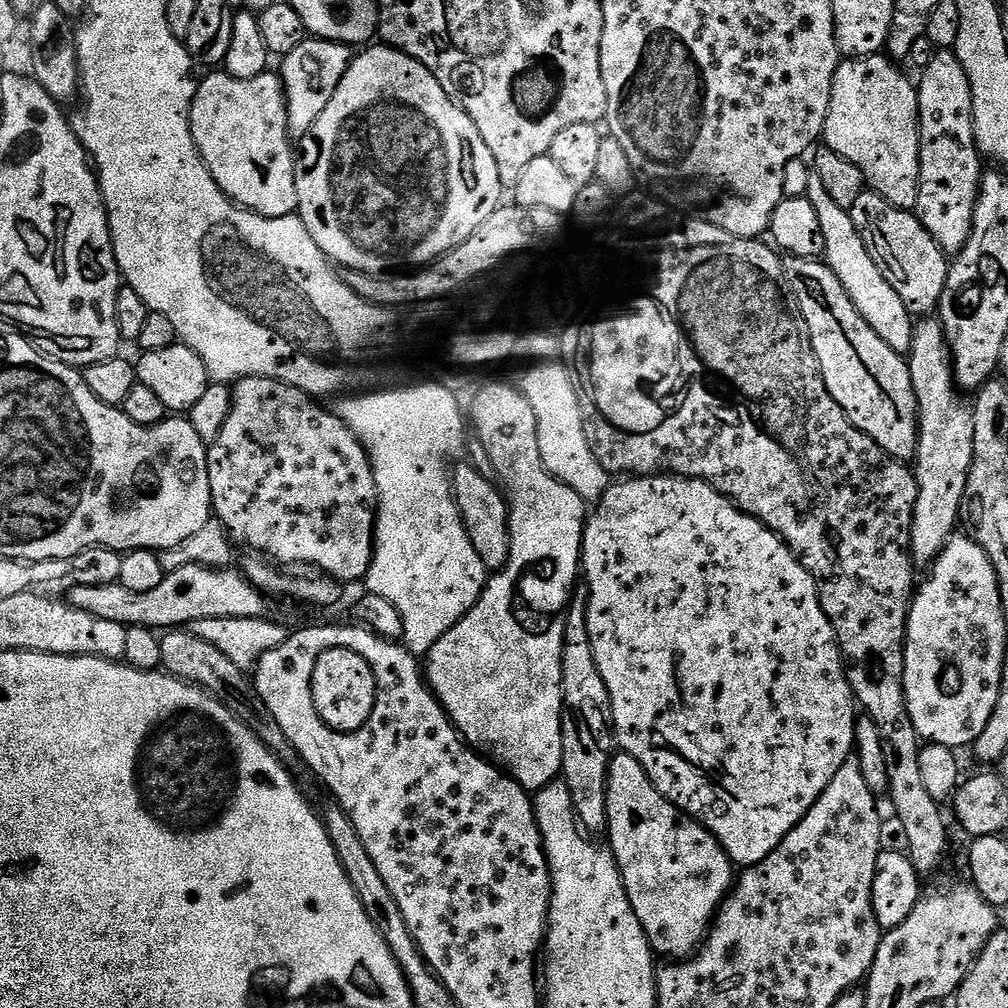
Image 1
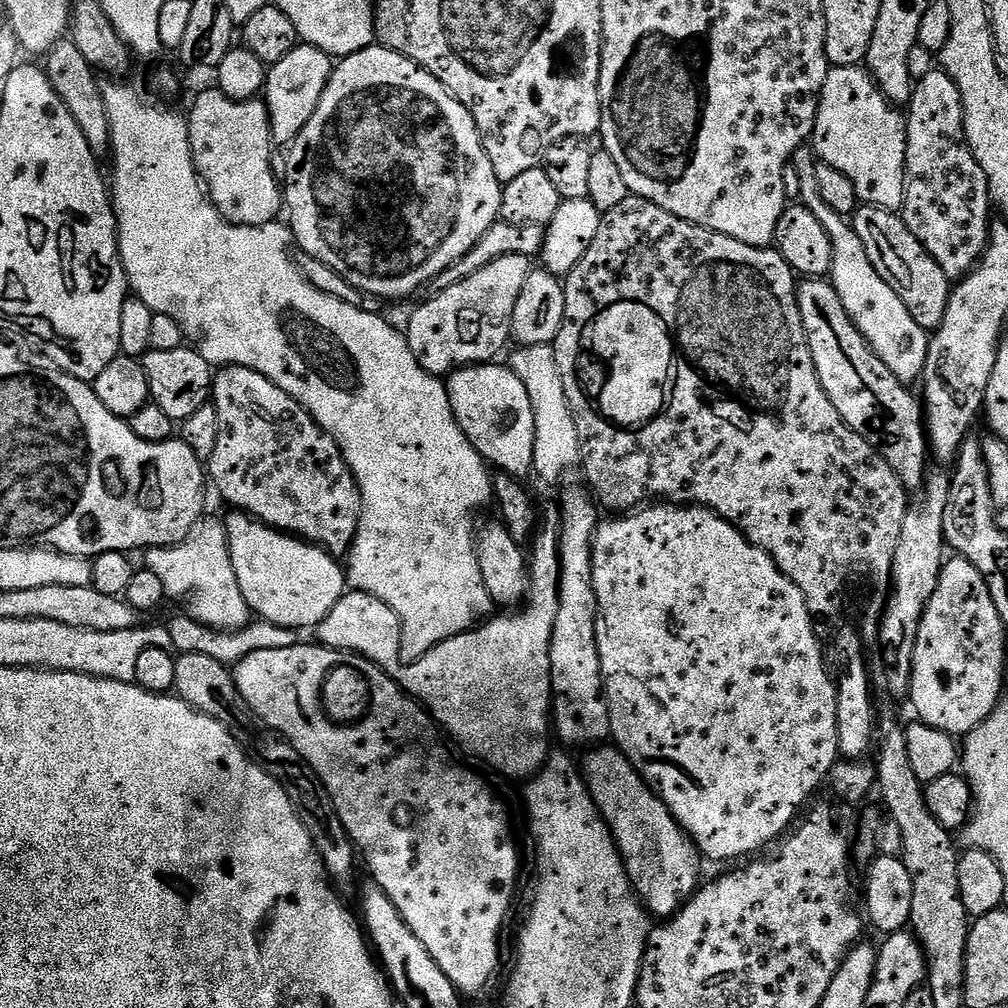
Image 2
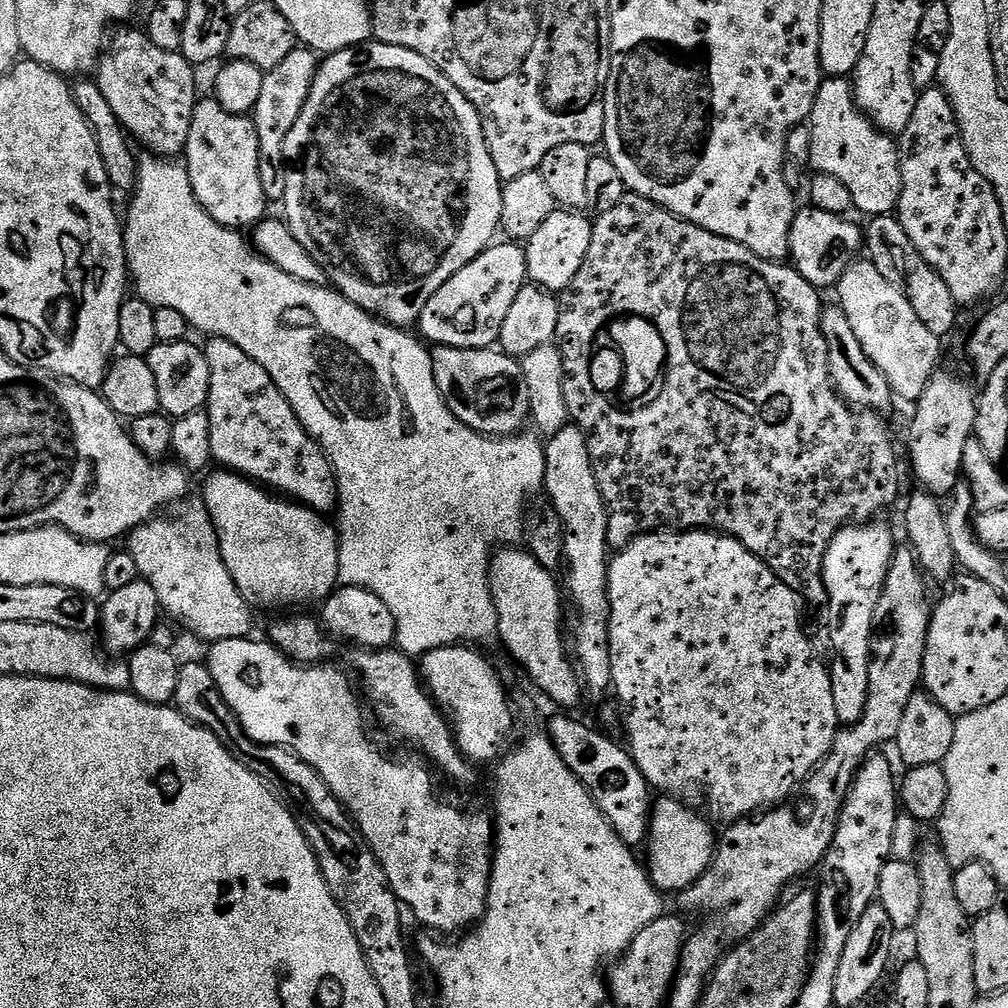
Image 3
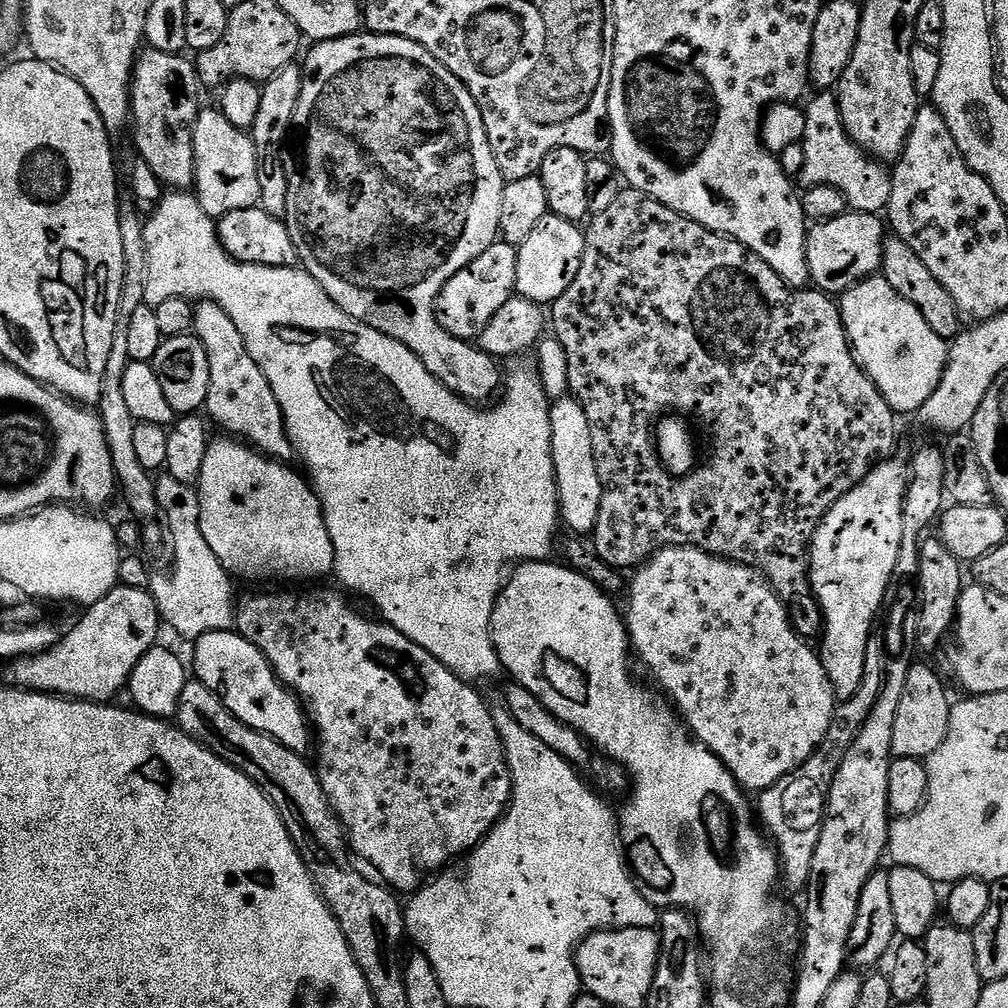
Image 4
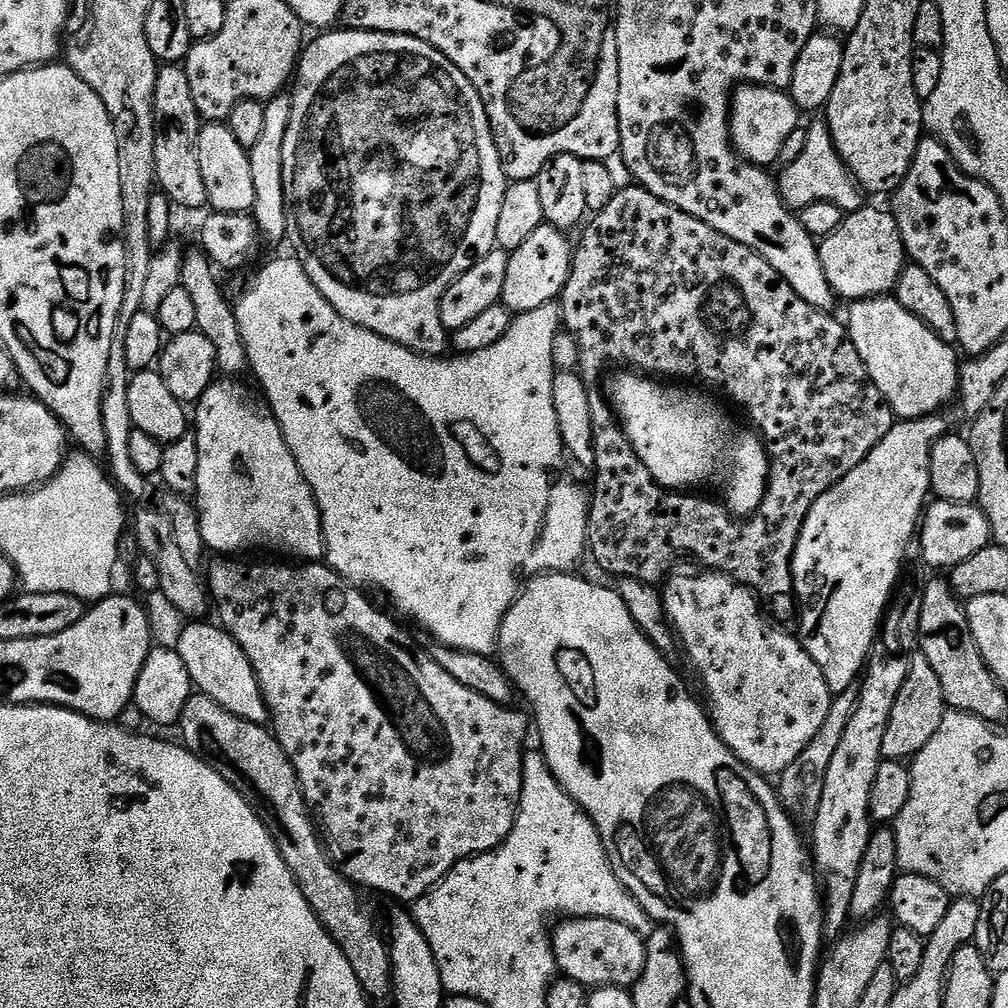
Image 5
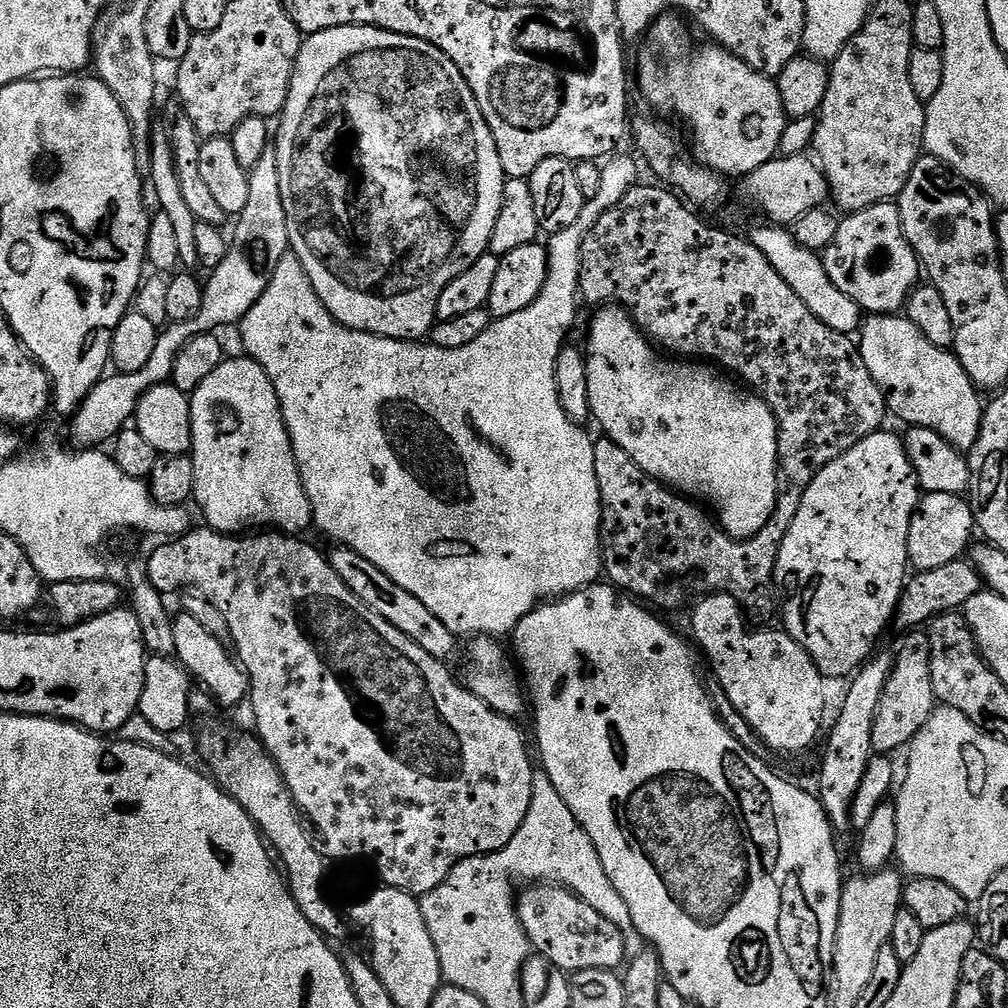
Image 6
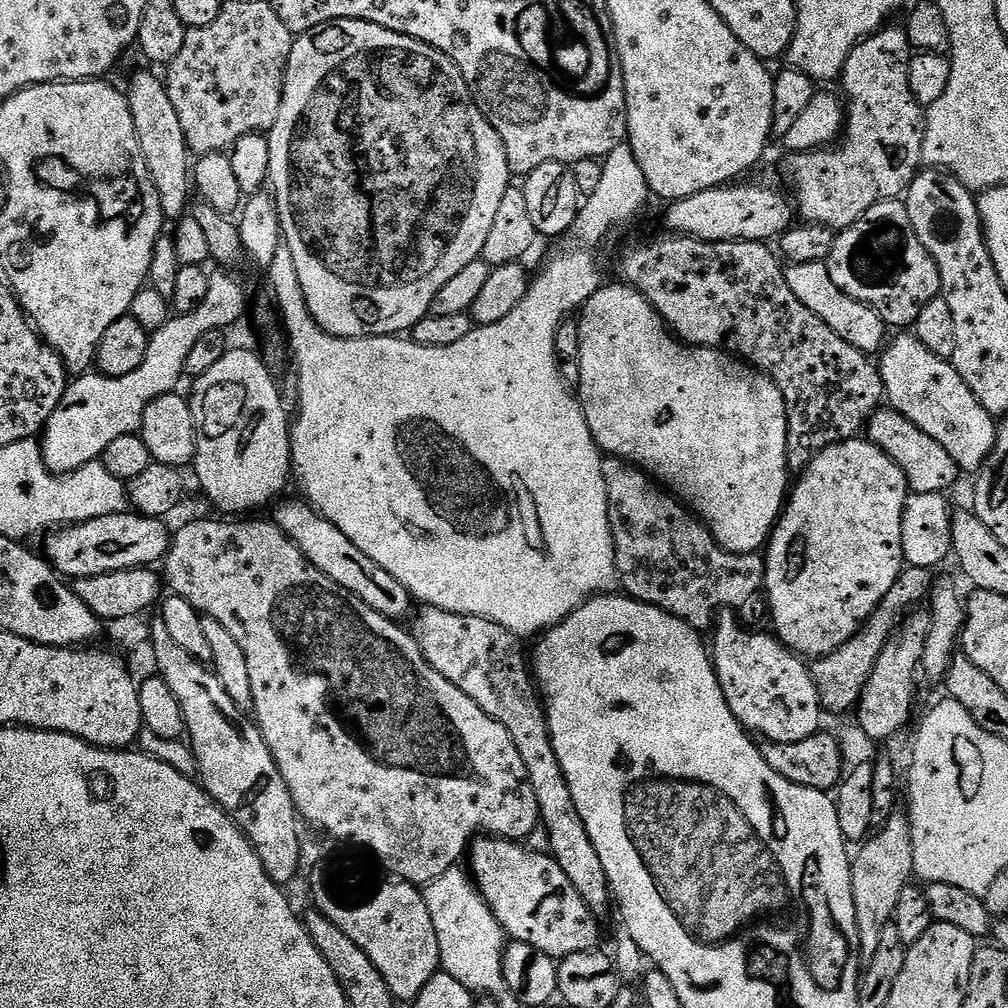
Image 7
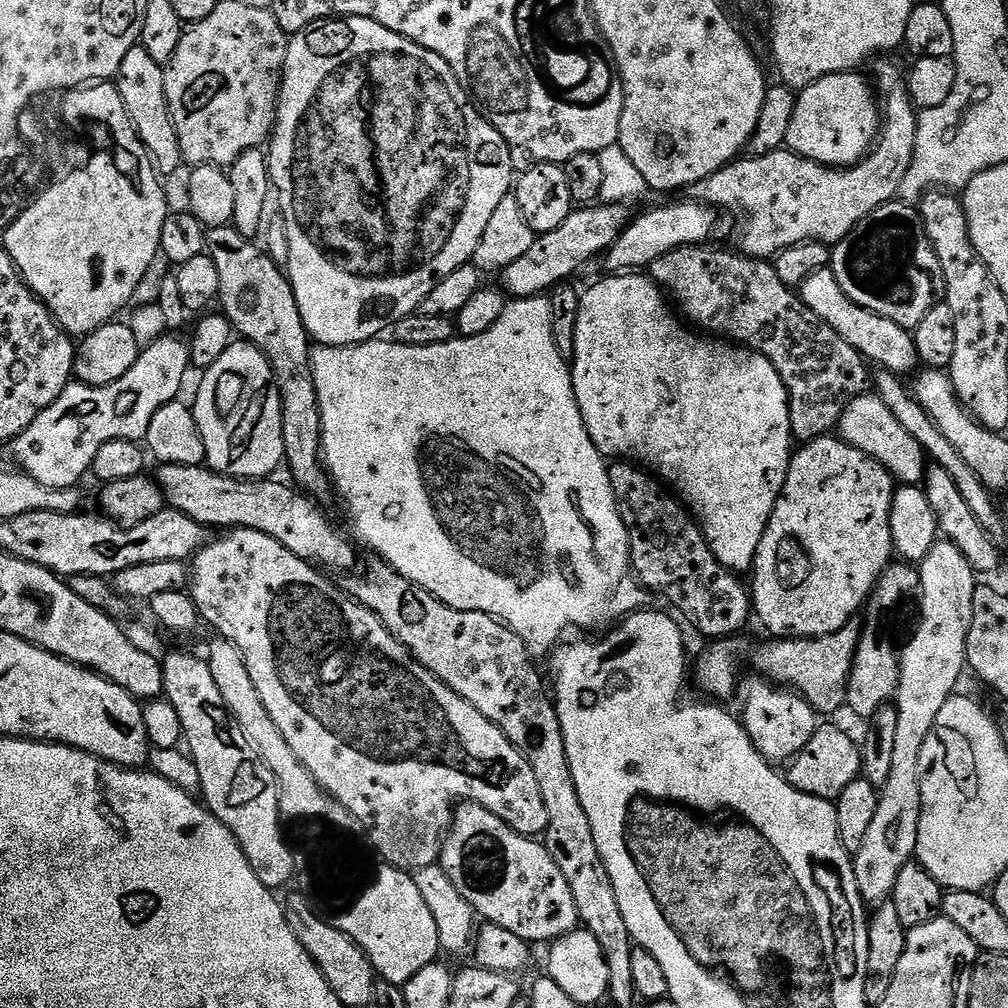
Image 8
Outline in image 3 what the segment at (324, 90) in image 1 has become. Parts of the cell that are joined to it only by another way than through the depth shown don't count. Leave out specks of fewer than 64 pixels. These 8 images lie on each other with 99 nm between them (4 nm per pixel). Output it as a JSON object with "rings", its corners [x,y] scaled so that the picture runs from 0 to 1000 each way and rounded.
{"rings":[[[294,47],[276,65],[265,68],[260,81],[260,93],[256,97],[256,105],[249,112],[250,120],[256,129],[256,149],[258,150],[258,176],[260,188],[268,200],[281,199],[284,192],[284,169],[282,168],[282,142],[284,133],[296,121],[296,113],[300,113],[300,105],[304,105],[304,97],[310,88],[315,66],[314,53],[309,48]]]}

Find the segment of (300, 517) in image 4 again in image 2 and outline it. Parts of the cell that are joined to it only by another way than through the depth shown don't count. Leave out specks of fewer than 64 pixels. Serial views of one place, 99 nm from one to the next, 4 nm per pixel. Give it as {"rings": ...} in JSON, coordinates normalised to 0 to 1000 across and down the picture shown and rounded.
{"rings":[[[244,508],[227,509],[221,519],[226,530],[228,558],[249,610],[281,623],[313,624],[342,589],[343,567],[338,557],[316,540],[269,524]]]}

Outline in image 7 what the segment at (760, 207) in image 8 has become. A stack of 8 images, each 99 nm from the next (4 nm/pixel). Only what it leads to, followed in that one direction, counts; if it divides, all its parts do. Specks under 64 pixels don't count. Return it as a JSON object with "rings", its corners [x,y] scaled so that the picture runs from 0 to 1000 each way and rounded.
{"rings":[[[878,26],[872,32],[858,36],[847,46],[843,58],[839,58],[839,65],[831,80],[832,86],[837,86],[836,94],[839,96],[836,138],[828,145],[818,145],[805,151],[787,151],[781,156],[783,159],[778,163],[778,171],[782,174],[783,185],[790,189],[789,209],[799,222],[814,222],[826,228],[847,224],[847,220],[851,220],[851,216],[855,216],[855,212],[859,212],[859,208],[863,208],[871,200],[894,197],[900,191],[909,172],[914,170],[919,111],[907,97],[907,93],[903,93],[901,66],[907,49],[901,41],[898,29],[885,27]]]}

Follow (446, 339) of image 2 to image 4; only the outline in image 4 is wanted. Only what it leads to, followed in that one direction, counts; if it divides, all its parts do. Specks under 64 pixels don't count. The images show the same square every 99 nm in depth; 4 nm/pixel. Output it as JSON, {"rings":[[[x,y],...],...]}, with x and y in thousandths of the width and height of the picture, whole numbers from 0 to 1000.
{"rings":[[[487,242],[478,252],[474,252],[474,256],[470,256],[470,260],[466,260],[466,264],[454,268],[454,272],[450,272],[450,276],[438,284],[433,297],[433,314],[438,327],[450,331],[450,335],[465,339],[476,334],[478,327],[486,323],[486,315],[490,315],[490,312],[494,312],[494,308],[498,308],[498,304],[502,304],[511,291],[513,249],[513,243],[510,242]]]}

